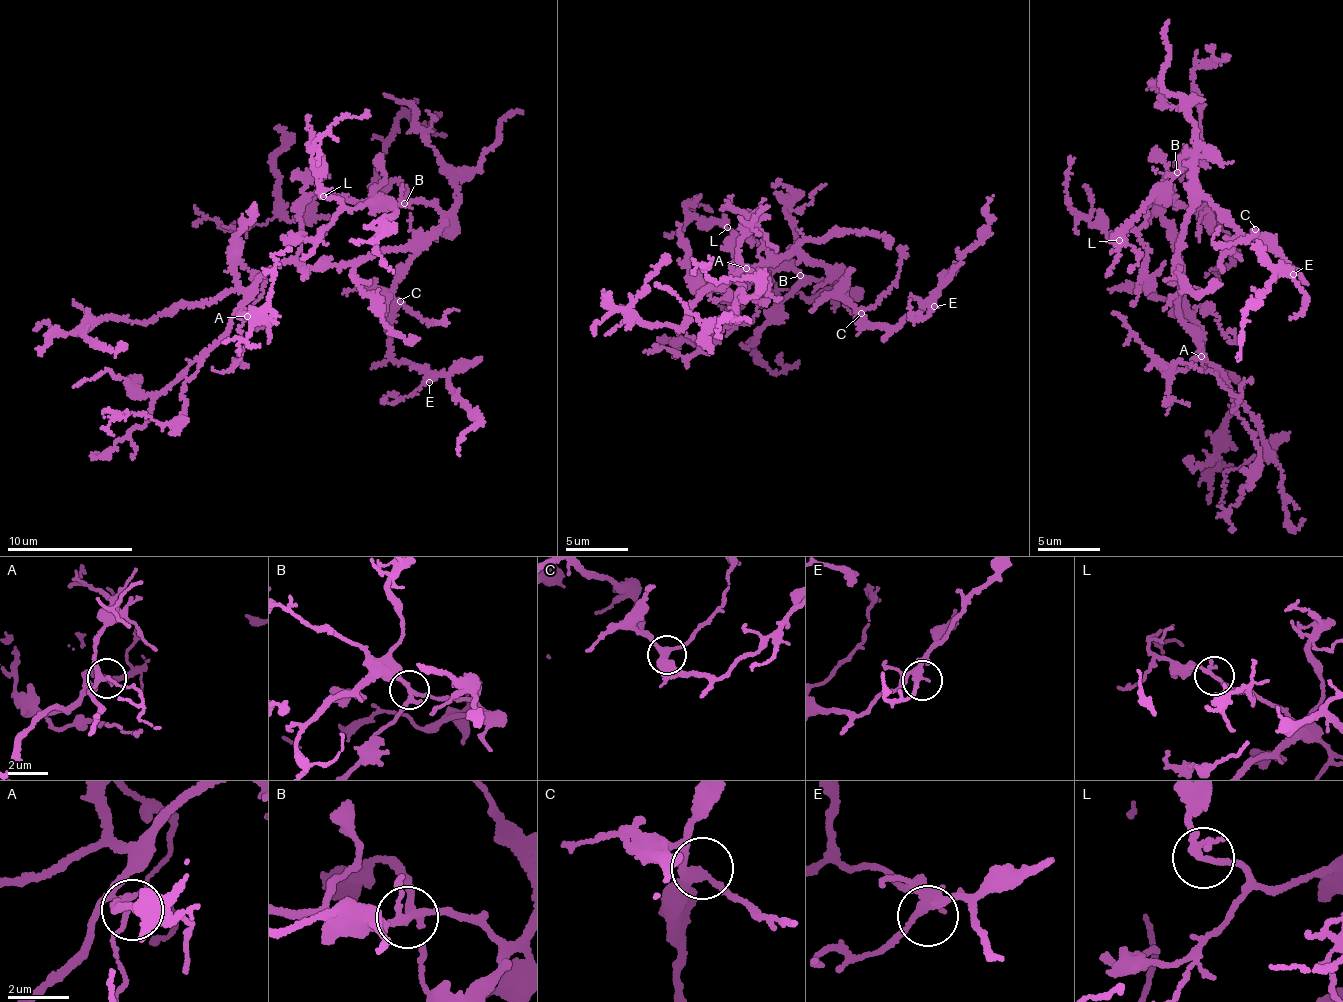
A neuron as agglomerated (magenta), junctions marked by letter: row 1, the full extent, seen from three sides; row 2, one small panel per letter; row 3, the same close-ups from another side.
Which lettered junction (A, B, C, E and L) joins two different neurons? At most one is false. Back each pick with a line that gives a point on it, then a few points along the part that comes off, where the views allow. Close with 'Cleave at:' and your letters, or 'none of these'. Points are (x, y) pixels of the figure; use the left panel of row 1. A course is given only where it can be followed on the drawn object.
Cleave at: none of these

